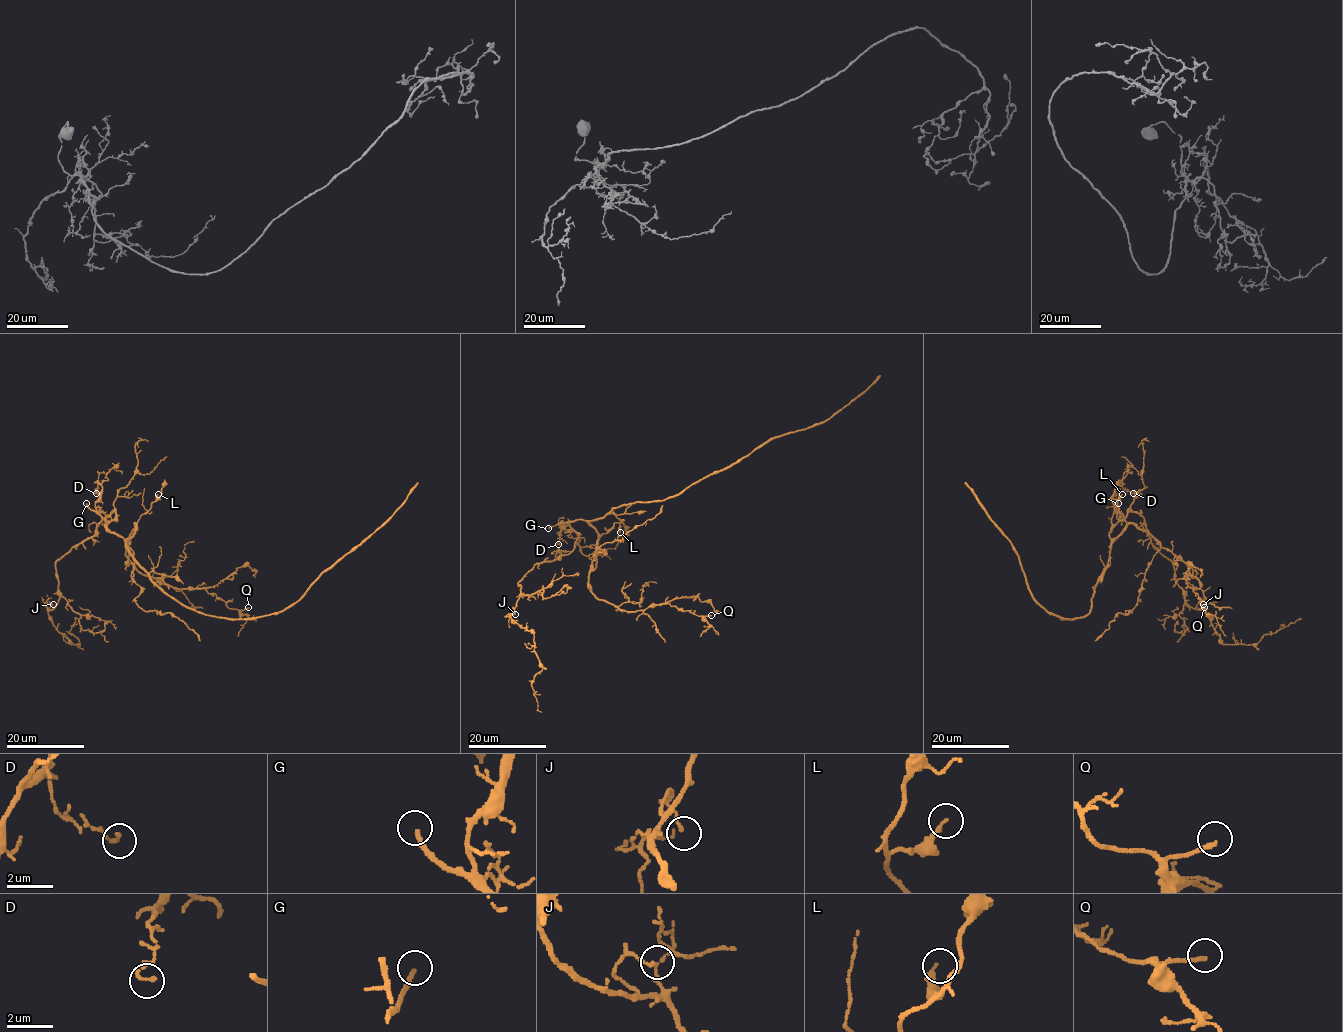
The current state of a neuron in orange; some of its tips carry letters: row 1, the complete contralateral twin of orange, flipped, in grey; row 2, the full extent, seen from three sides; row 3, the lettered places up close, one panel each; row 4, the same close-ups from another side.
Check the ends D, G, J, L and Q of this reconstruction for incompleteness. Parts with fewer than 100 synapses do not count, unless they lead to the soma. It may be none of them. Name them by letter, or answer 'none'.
G

